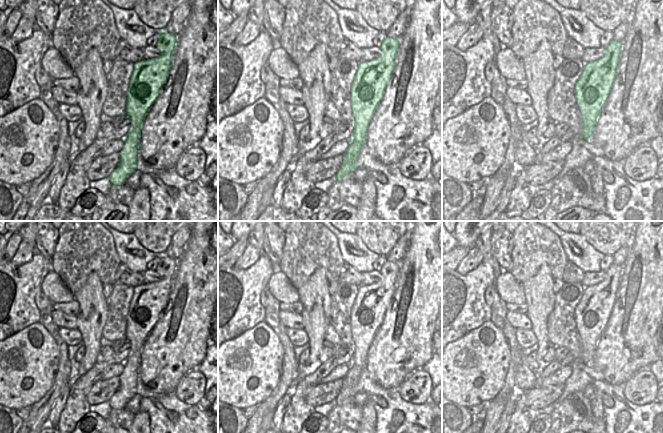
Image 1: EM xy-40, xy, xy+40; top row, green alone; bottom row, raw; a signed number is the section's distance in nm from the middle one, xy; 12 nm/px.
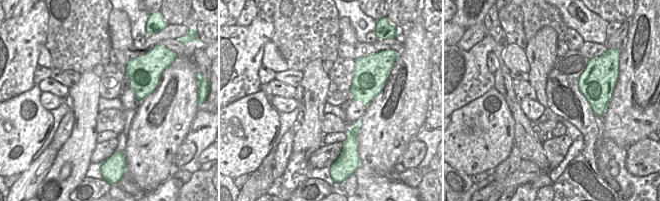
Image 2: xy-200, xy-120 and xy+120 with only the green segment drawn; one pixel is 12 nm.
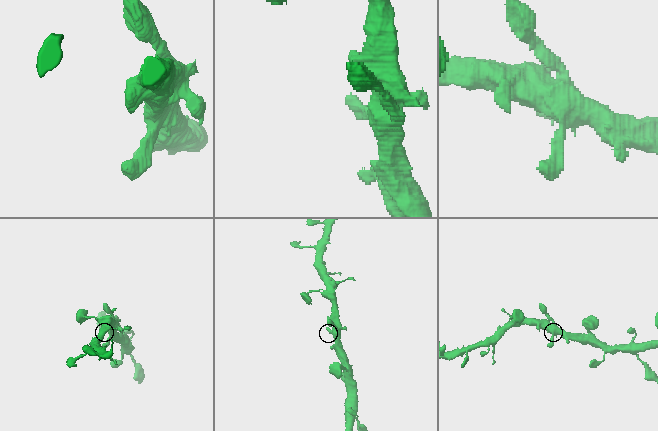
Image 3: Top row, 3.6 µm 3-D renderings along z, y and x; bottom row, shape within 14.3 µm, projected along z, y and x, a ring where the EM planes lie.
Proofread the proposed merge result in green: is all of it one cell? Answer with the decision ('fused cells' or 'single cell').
single cell

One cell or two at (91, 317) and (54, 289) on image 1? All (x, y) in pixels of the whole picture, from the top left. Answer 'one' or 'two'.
two

